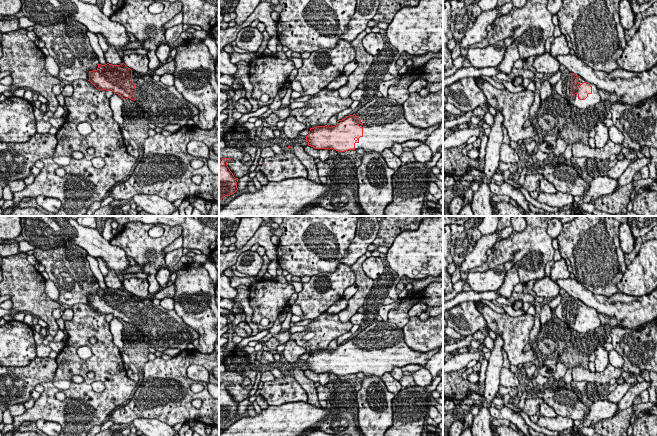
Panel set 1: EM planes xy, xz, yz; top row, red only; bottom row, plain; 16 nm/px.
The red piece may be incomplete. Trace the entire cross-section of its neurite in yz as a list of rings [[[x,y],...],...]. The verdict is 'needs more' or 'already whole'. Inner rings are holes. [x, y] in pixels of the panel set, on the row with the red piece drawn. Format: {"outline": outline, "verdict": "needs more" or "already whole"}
{"outline": [[[567,68],[562,71],[561,78],[553,89],[578,109],[589,108],[601,101],[596,85],[588,83],[580,76],[571,73]]], "verdict": "needs more"}

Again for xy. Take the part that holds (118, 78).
{"outline": [[[124,63],[98,64],[96,70],[89,71],[88,81],[99,90],[112,90],[125,100],[134,100],[143,112],[143,120],[156,127],[172,124],[183,127],[189,119],[200,113],[175,86],[155,81],[148,73],[137,73]]], "verdict": "needs more"}

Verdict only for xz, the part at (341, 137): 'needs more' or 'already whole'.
needs more

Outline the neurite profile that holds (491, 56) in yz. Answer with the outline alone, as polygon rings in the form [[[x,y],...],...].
[[[503,41],[485,48],[467,49],[467,59],[475,68],[497,67],[504,59],[506,46]]]

